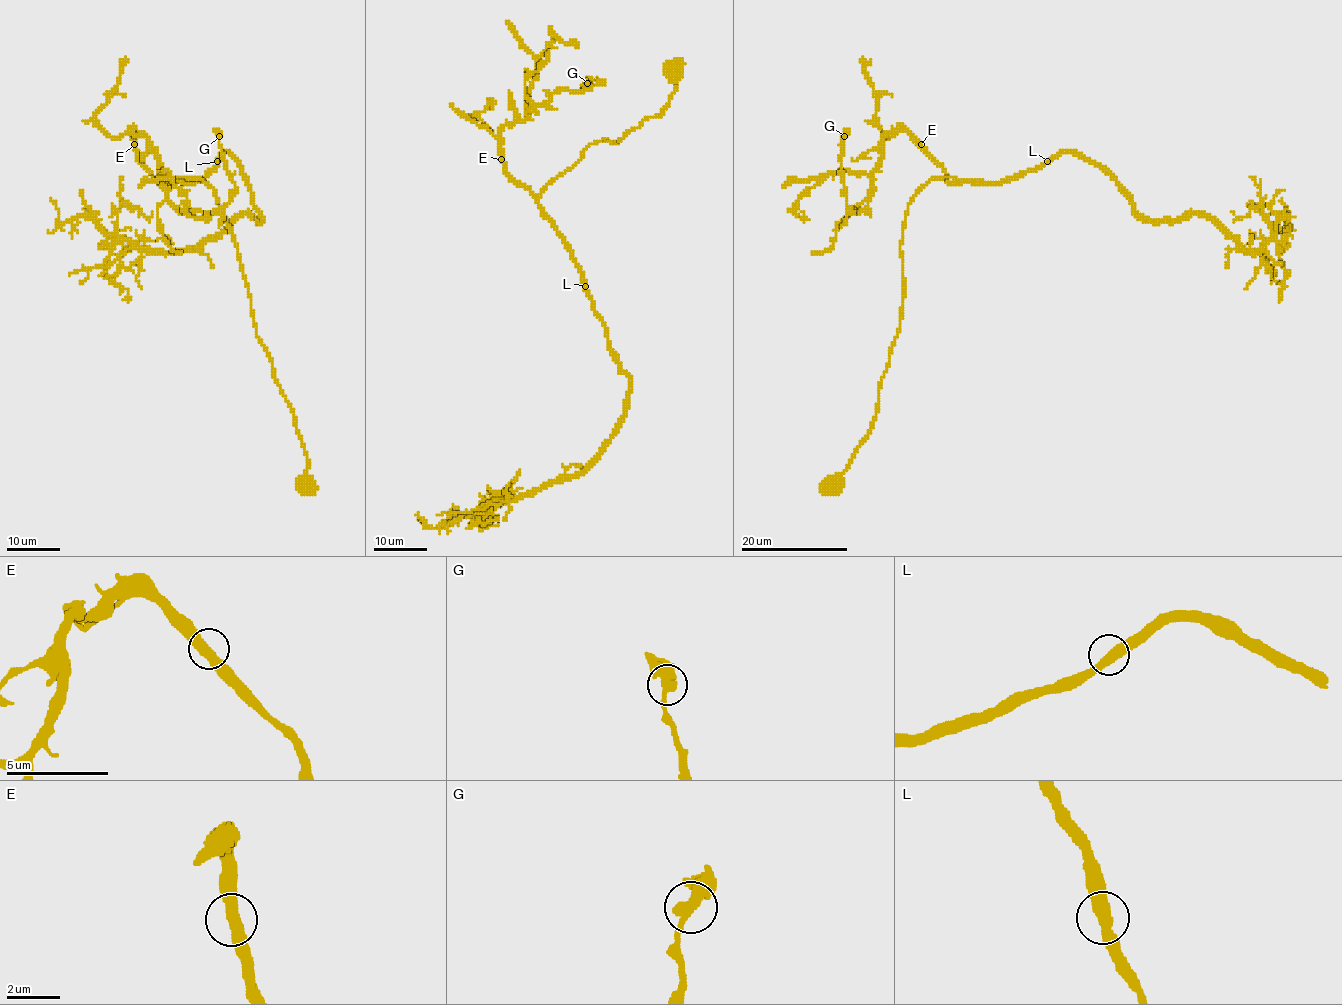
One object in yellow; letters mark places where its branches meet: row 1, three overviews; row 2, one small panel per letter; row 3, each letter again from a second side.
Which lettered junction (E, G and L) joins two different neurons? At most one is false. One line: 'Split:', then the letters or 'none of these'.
Split: none of these

